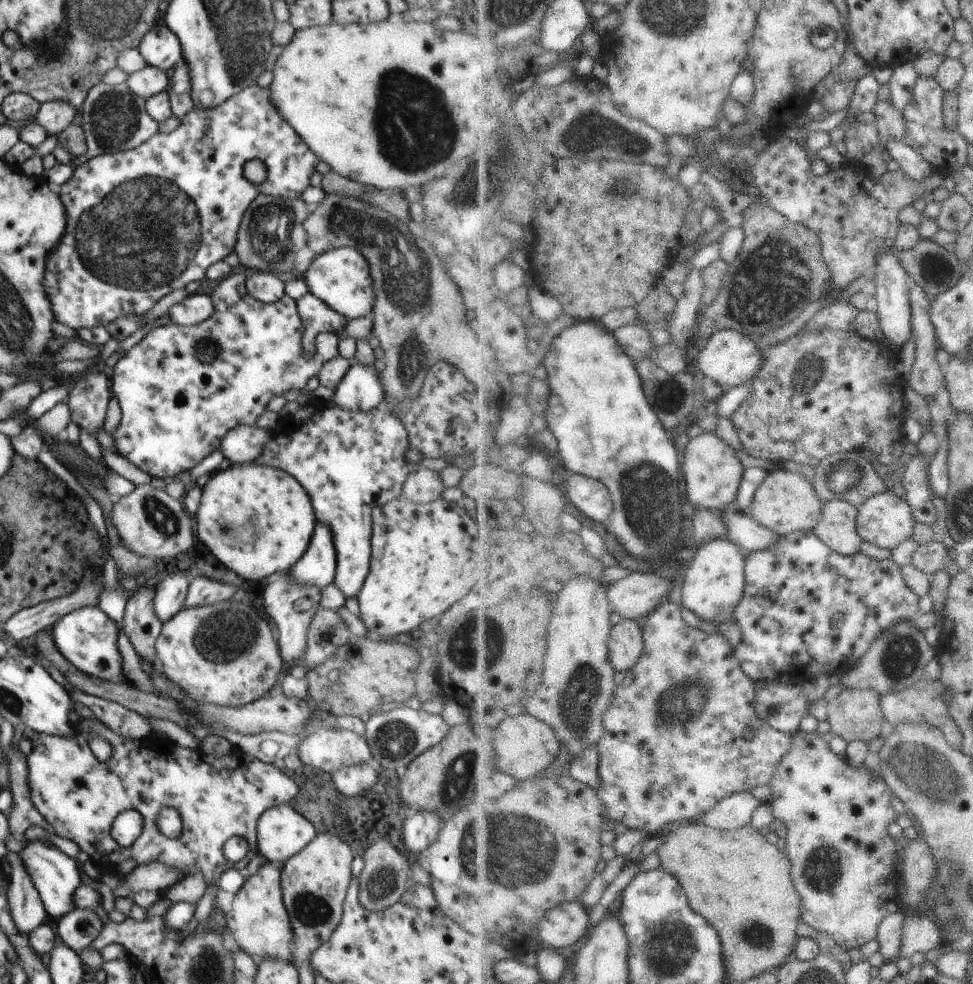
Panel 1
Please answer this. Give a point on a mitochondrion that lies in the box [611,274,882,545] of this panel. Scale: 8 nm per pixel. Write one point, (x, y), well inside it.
(809, 370)

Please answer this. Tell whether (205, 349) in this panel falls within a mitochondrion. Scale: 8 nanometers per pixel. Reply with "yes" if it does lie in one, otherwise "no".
yes

